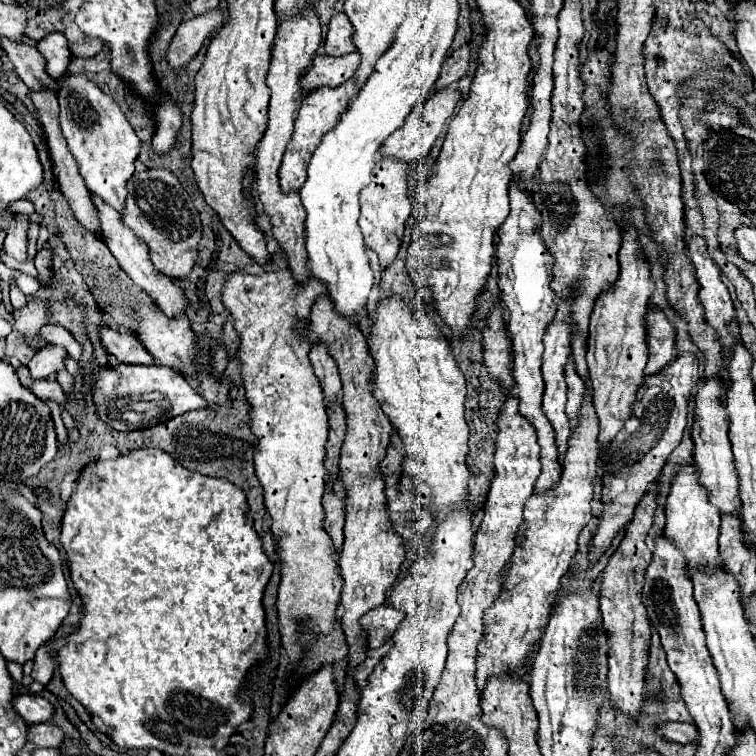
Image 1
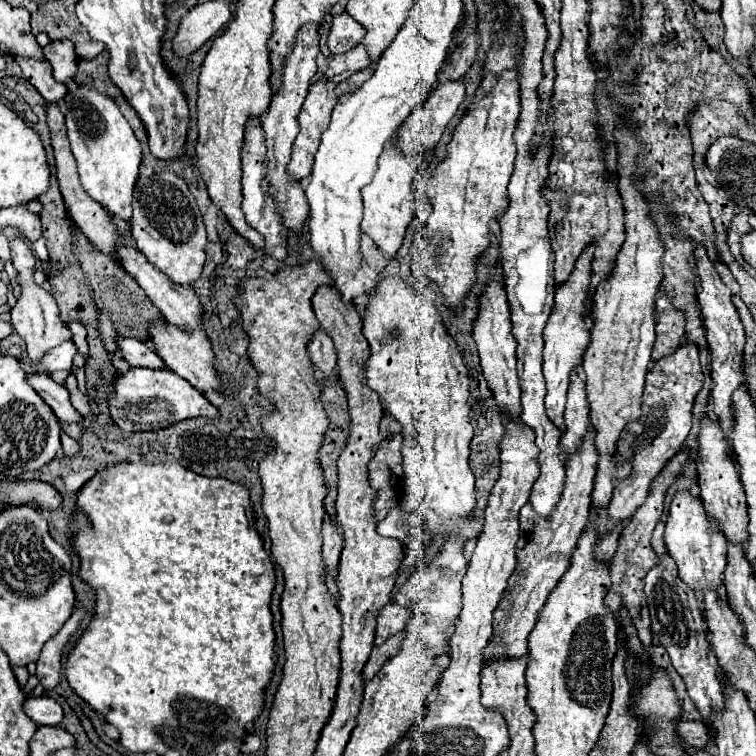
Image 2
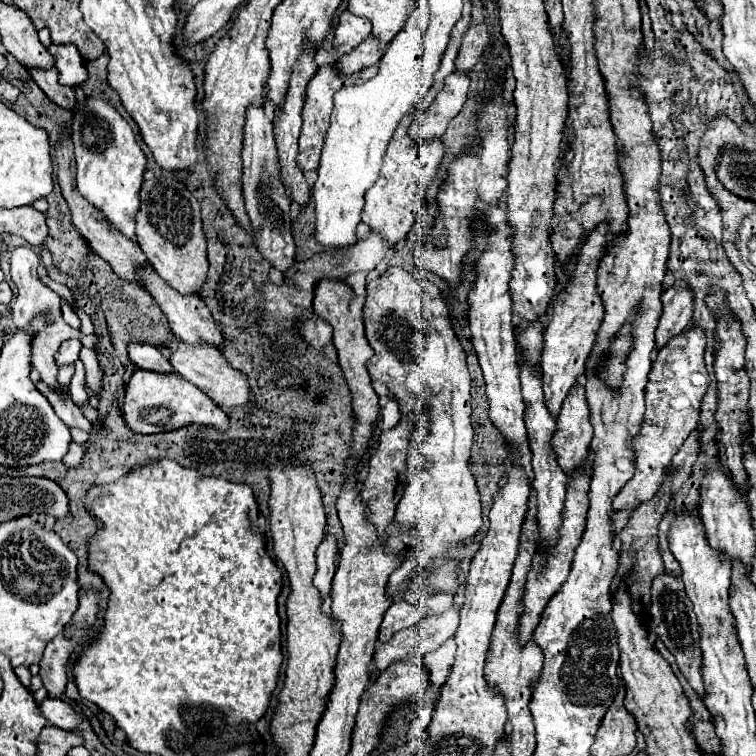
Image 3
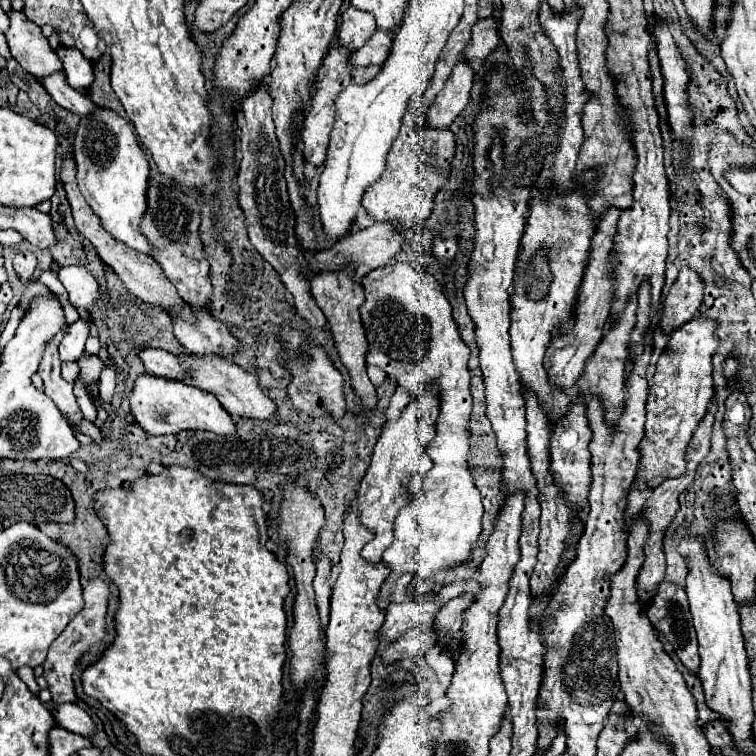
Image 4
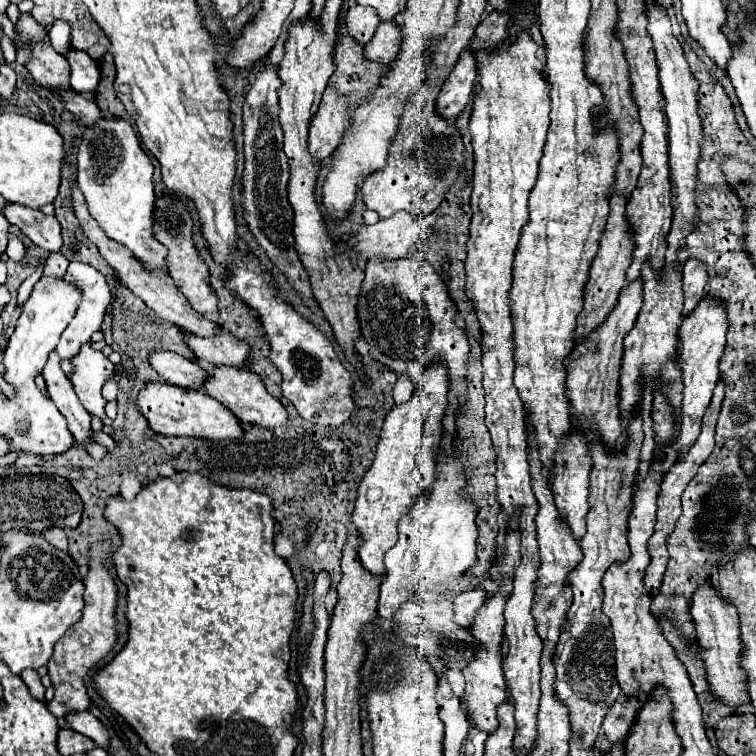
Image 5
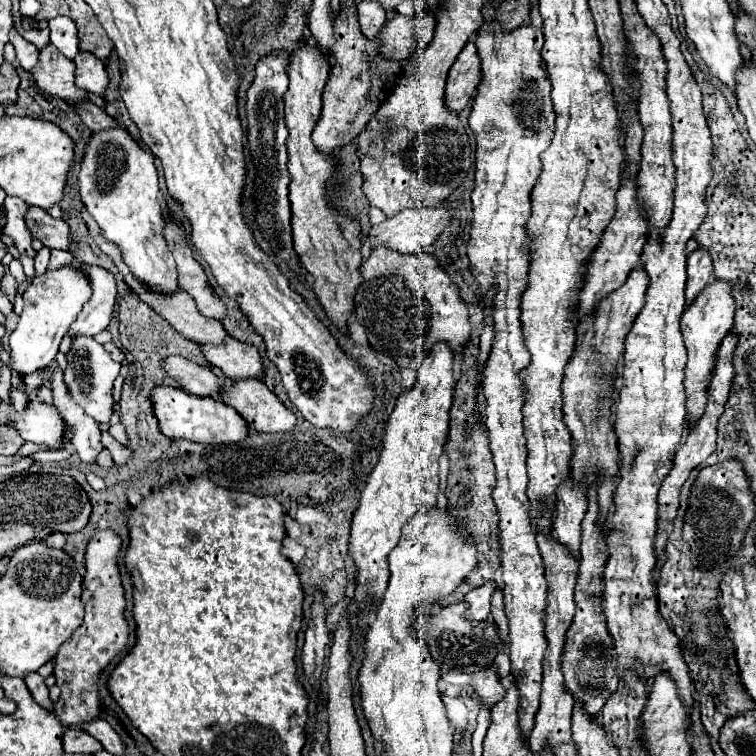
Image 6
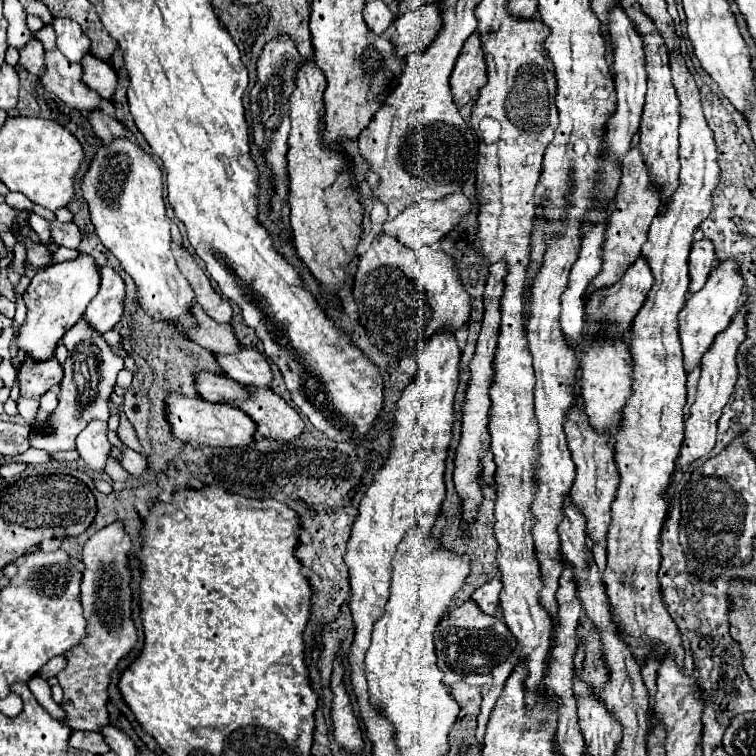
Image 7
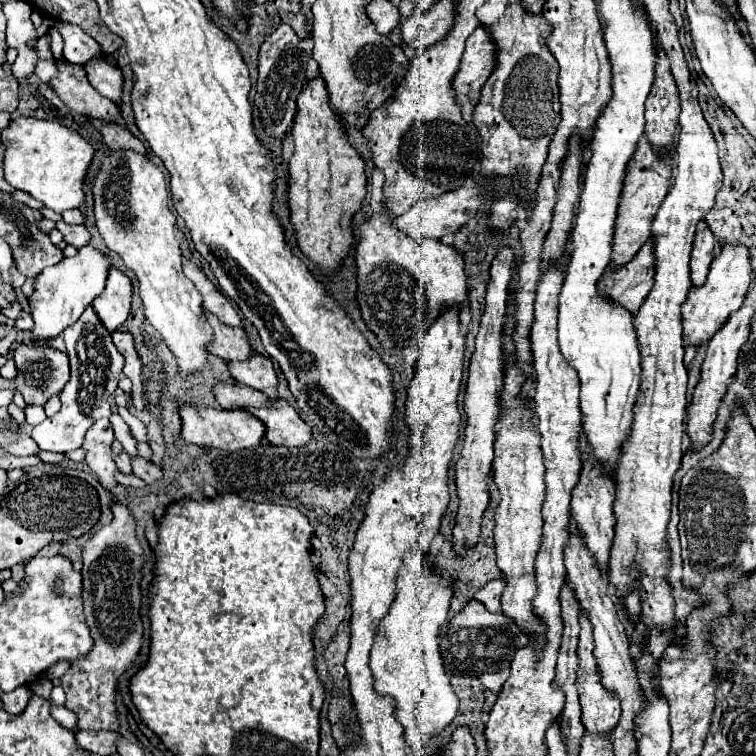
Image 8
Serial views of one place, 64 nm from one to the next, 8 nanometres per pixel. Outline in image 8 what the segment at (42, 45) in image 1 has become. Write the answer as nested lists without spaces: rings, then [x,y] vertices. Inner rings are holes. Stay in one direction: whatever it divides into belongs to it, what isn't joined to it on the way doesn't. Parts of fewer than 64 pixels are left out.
[[[90,60],[88,64],[84,64],[84,70],[88,74],[90,84],[108,100],[120,104],[122,98],[122,86],[124,86],[124,78],[122,72],[116,64],[104,62],[104,60]]]

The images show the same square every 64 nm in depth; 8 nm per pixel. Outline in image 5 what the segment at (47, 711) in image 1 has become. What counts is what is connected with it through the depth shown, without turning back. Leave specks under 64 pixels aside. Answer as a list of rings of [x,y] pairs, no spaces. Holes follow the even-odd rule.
[[[90,712],[68,714],[66,722],[70,724],[72,730],[76,730],[76,732],[88,736],[88,738],[92,738],[100,748],[110,750],[110,736],[108,736],[106,726],[98,718],[94,718]]]

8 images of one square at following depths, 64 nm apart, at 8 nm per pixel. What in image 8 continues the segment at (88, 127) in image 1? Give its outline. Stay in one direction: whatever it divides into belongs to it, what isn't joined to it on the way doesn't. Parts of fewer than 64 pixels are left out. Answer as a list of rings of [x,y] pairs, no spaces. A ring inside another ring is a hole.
[[[118,150],[118,152],[110,152],[102,160],[102,168],[94,180],[92,192],[94,192],[96,226],[102,234],[102,238],[106,240],[108,248],[114,250],[116,254],[120,254],[124,264],[138,276],[140,298],[144,304],[146,320],[166,340],[168,350],[174,354],[174,358],[180,366],[180,376],[184,380],[192,380],[198,372],[210,368],[208,346],[214,340],[214,332],[206,320],[200,292],[196,292],[196,286],[182,272],[184,254],[180,248],[180,240],[176,238],[176,216],[170,208],[170,192],[168,192],[168,184],[164,180],[164,174],[146,156],[140,156],[140,154],[130,152],[130,150]]]

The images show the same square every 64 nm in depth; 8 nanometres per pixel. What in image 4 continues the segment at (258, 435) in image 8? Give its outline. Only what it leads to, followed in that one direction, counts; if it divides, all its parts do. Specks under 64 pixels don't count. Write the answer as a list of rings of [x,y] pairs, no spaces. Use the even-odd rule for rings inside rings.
[[[140,376],[130,392],[130,408],[136,422],[148,434],[178,434],[182,430],[206,430],[218,436],[234,436],[236,424],[222,404],[208,392],[158,376]]]

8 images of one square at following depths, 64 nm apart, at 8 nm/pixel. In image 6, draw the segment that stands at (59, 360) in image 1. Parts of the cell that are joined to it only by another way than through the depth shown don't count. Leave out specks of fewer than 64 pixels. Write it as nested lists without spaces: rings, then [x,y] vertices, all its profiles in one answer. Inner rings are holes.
[[[82,264],[82,268],[88,274],[88,278],[92,280],[94,294],[84,304],[80,316],[76,318],[76,322],[70,326],[68,334],[64,336],[64,340],[60,344],[60,350],[62,352],[68,352],[70,350],[70,338],[74,334],[96,336],[102,330],[106,330],[108,324],[112,322],[114,310],[116,310],[116,296],[118,296],[116,278],[112,278],[112,274],[106,268],[102,268],[102,266]]]

